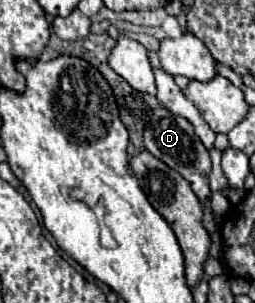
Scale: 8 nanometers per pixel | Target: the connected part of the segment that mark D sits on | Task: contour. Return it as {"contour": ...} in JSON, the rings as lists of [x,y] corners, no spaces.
{"contour":[[[165,107],[153,109],[151,119],[143,131],[143,143],[151,155],[155,155],[163,163],[167,163],[171,169],[179,171],[191,183],[191,187],[193,187],[195,195],[201,199],[201,203],[209,197],[211,191],[209,191],[207,177],[211,171],[211,157],[209,157],[209,151],[203,147],[203,143],[199,141],[199,137],[195,135],[195,127],[191,127],[191,123],[187,123],[187,119],[167,111]]]}

